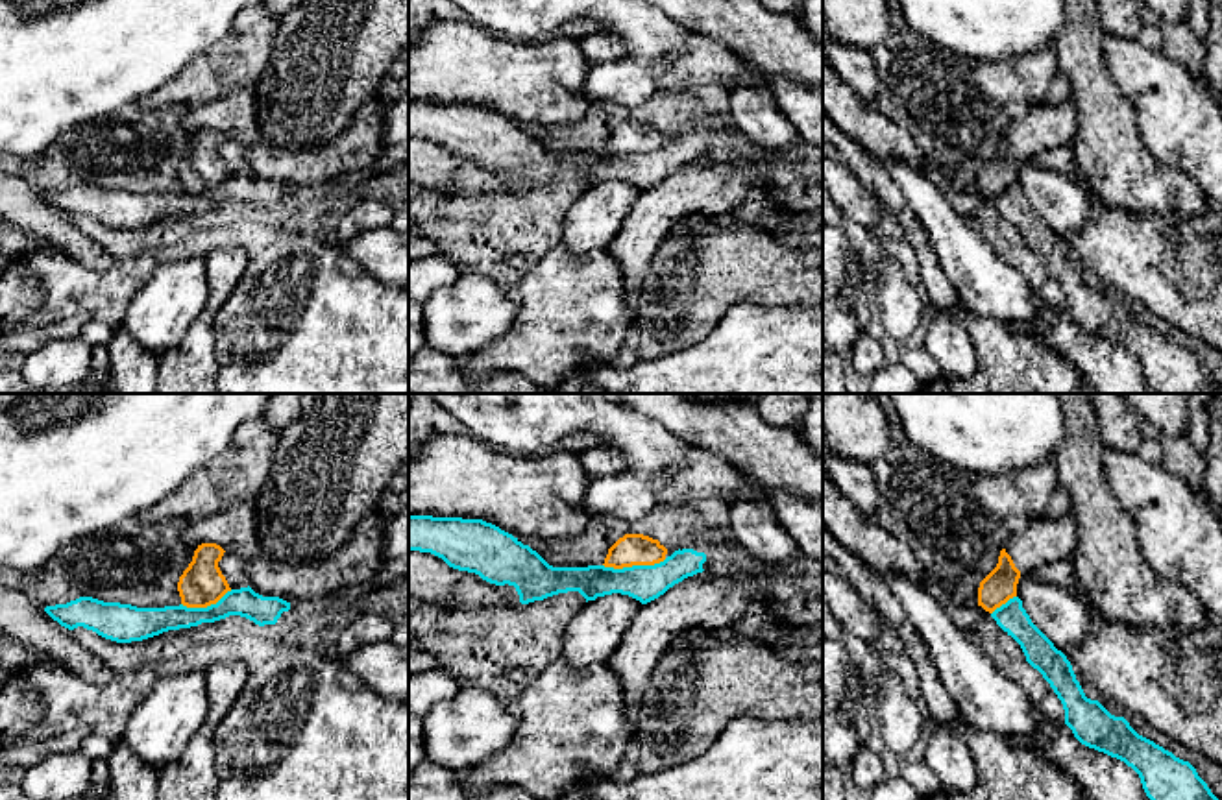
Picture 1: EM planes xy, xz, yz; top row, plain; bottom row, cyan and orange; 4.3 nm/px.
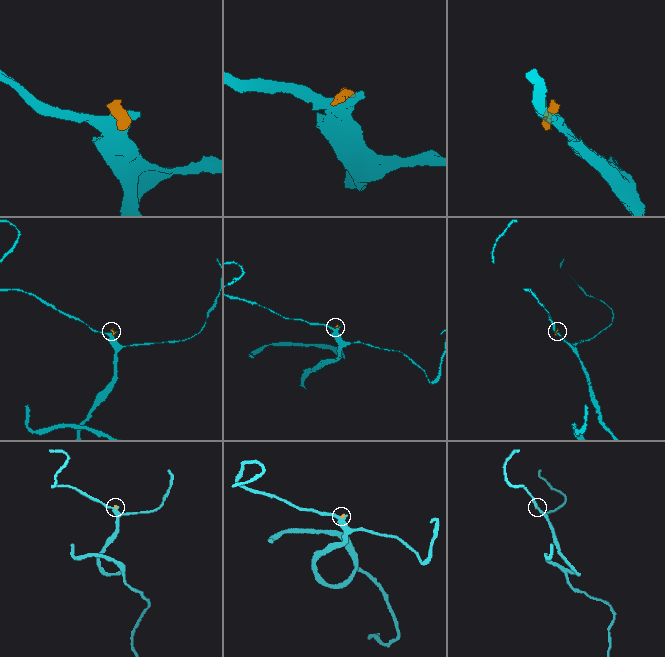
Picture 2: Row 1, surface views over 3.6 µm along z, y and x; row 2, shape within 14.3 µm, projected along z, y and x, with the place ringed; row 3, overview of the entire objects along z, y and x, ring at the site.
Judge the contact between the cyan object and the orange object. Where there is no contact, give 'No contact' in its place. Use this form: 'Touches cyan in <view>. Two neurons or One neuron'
Touches cyan in xz. Two neurons

